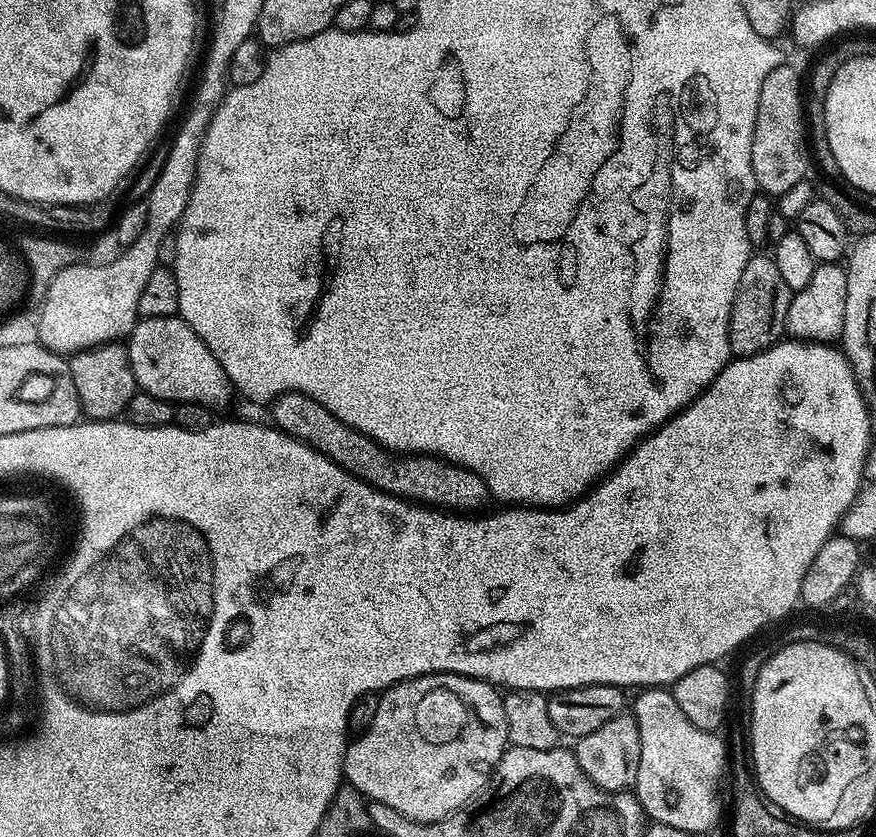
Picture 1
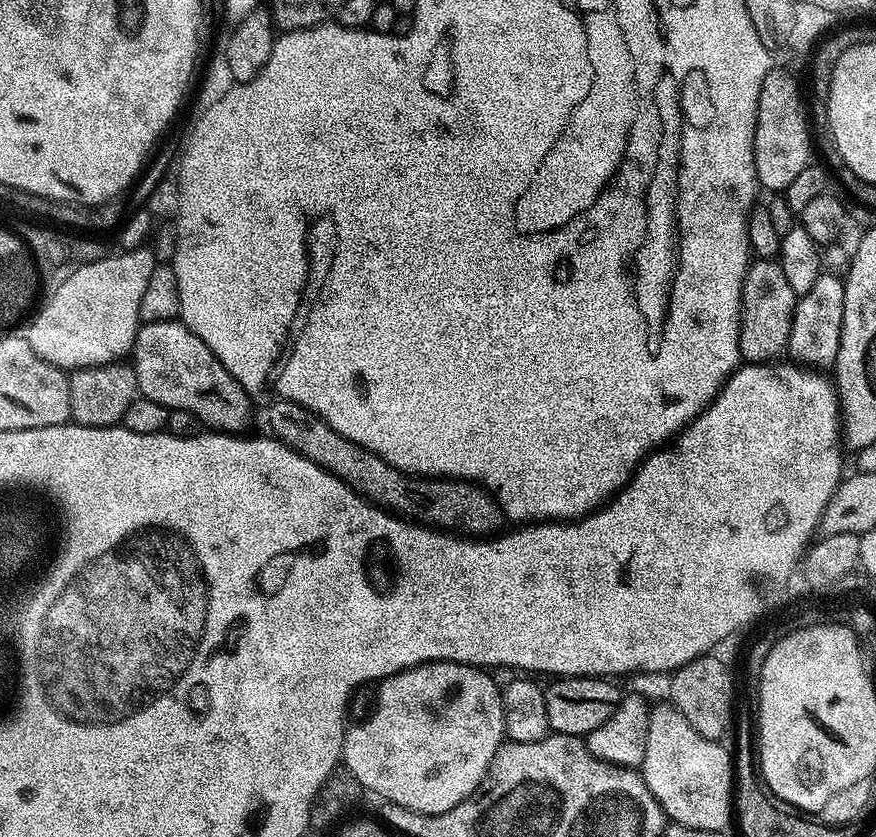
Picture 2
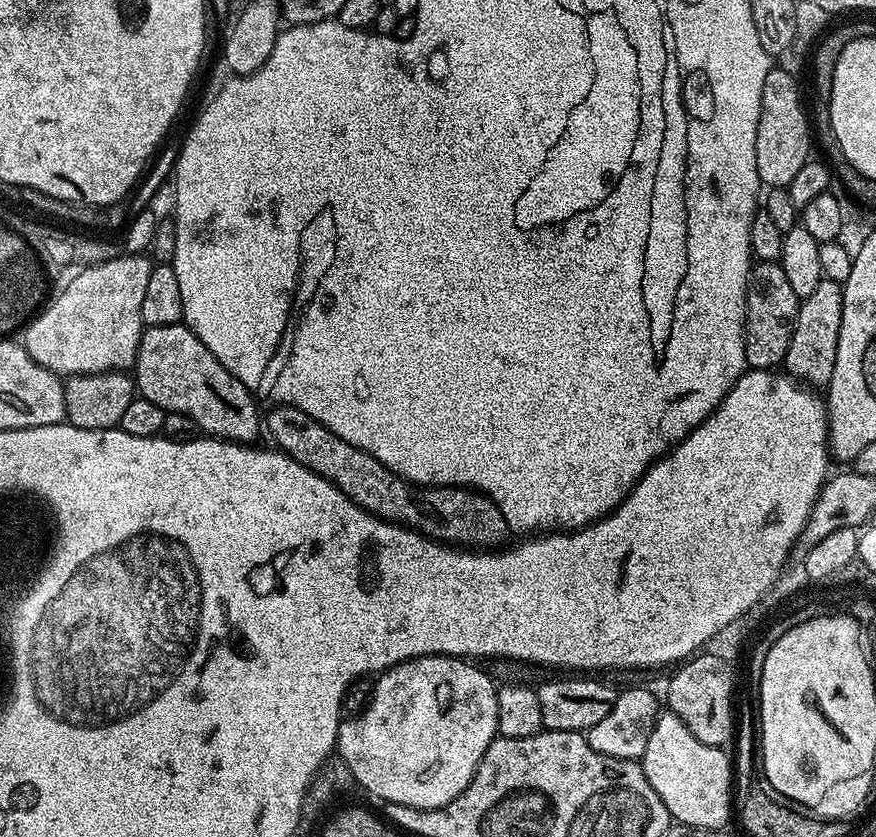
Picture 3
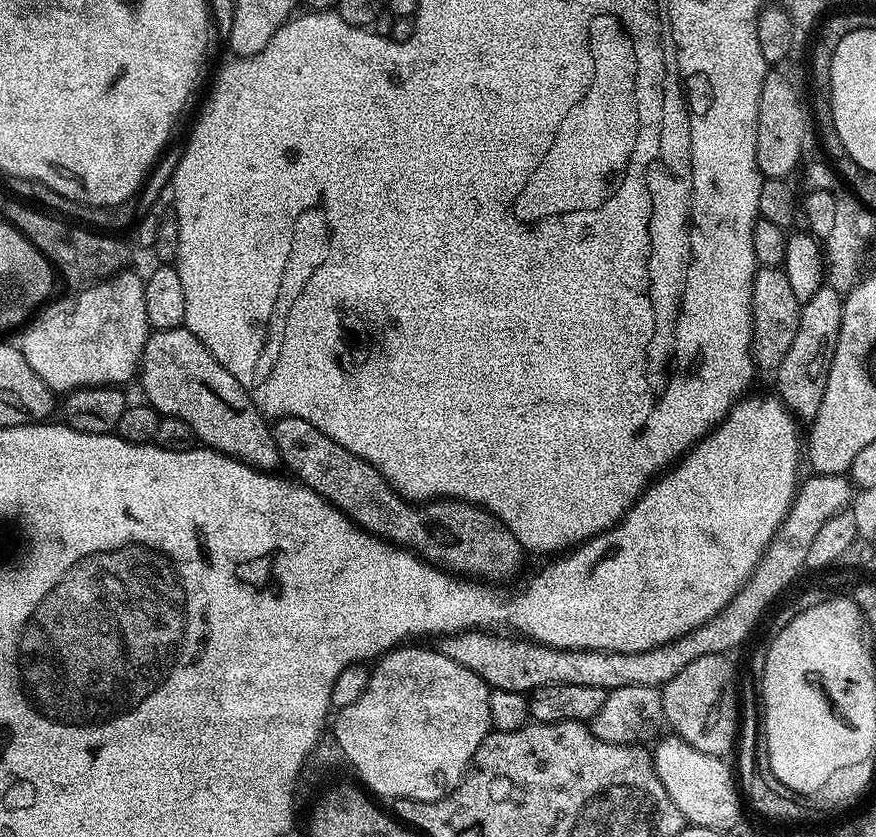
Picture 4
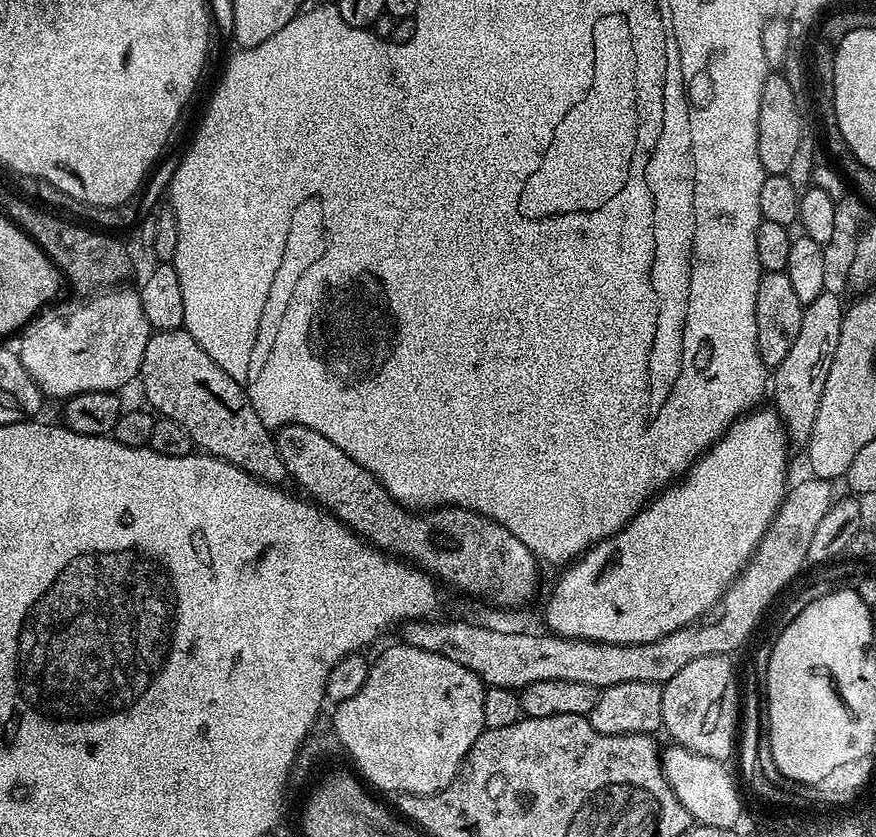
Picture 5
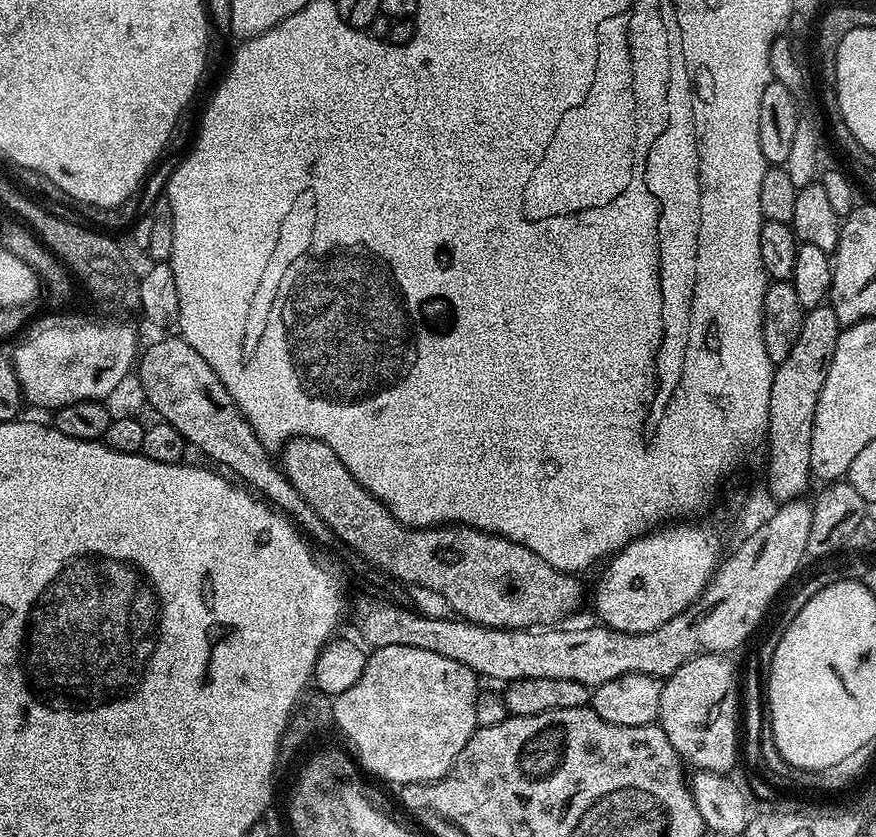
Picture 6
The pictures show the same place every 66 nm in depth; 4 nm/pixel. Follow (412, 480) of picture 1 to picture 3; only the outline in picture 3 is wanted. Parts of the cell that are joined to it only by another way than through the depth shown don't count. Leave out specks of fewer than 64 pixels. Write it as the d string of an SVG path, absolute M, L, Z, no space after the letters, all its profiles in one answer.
M285 404L271 410L273 412L266 416L266 432L272 435L271 443L302 466L337 484L356 504L381 520L405 525L432 540L452 546L467 546L472 550L495 549L510 536L502 510L494 506L489 496L482 496L470 488L424 486L417 490L401 476L395 476L386 465L378 462L378 458L350 446L350 442L338 438L314 418L302 414L302 410Z

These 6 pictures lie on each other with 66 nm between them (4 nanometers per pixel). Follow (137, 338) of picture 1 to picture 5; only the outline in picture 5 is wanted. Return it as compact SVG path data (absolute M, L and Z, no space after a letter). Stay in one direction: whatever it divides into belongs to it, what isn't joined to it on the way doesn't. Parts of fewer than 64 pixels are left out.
M185 330L155 331L149 335L138 380L139 383L142 382L144 396L150 404L148 406L161 417L186 427L186 432L190 434L197 449L228 461L268 484L280 486L285 483L284 480L289 479L285 463L277 452L275 439L249 403L244 389L238 386Z

